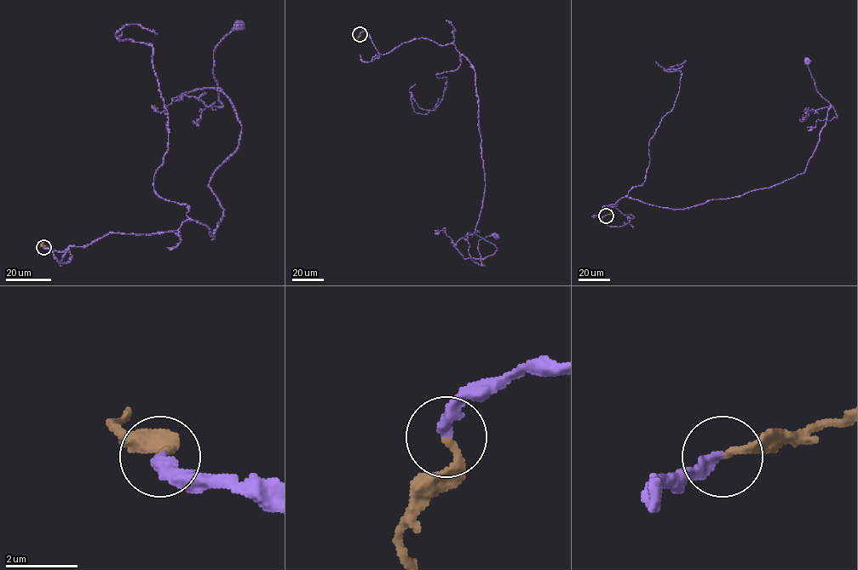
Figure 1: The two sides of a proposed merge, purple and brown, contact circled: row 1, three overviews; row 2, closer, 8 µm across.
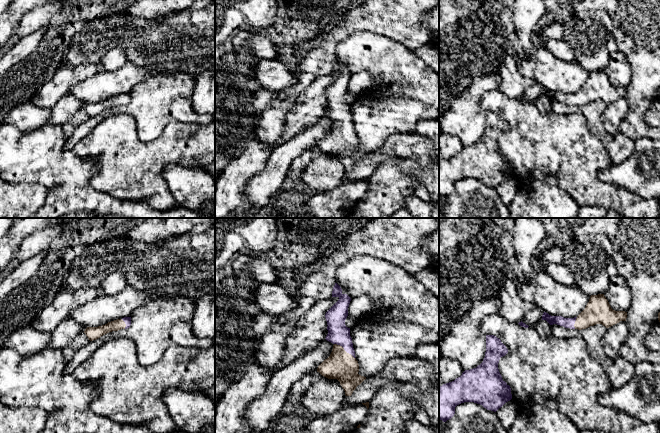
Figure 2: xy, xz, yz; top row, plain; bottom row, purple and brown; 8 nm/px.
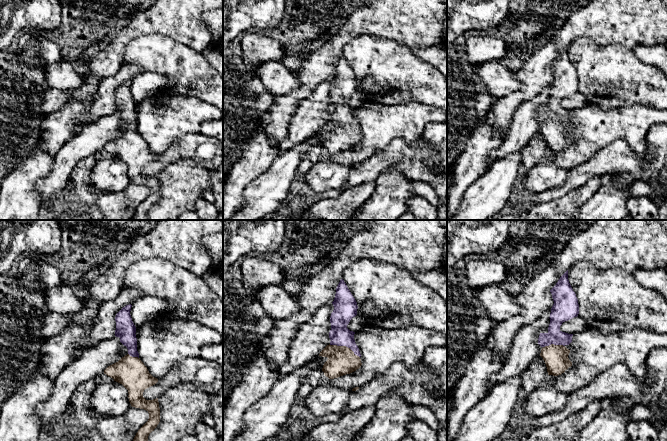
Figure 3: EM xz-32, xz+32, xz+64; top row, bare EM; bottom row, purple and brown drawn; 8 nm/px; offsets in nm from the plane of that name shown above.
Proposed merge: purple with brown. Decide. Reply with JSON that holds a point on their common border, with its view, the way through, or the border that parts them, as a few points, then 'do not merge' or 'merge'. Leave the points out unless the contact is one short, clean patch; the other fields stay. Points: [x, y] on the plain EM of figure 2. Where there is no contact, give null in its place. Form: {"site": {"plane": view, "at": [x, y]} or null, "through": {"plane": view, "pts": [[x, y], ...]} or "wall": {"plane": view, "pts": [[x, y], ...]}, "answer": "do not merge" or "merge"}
{"site": {"plane": "xz", "at": [345, 126]}, "through": {"plane": "xz", "pts": [[338, 109], [345, 126], [340, 141]]}, "answer": "merge"}

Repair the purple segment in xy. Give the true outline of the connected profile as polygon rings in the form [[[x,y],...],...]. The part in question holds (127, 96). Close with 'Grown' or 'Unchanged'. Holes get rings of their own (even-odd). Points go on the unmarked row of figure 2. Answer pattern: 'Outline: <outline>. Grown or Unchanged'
Outline: [[[124,93],[122,95],[117,95],[108,98],[107,100],[102,102],[87,103],[84,109],[86,110],[86,112],[90,117],[93,117],[109,108],[118,107],[121,105],[127,105],[130,103],[130,101],[131,101],[131,93]]]. Grown

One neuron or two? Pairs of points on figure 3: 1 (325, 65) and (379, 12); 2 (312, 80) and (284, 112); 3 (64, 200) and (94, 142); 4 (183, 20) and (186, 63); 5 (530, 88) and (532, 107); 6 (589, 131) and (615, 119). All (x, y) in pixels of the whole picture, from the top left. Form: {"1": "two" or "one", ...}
{"1": "one", "2": "one", "3": "two", "4": "two", "5": "two", "6": "one"}

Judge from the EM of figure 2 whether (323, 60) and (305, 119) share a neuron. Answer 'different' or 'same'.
different

